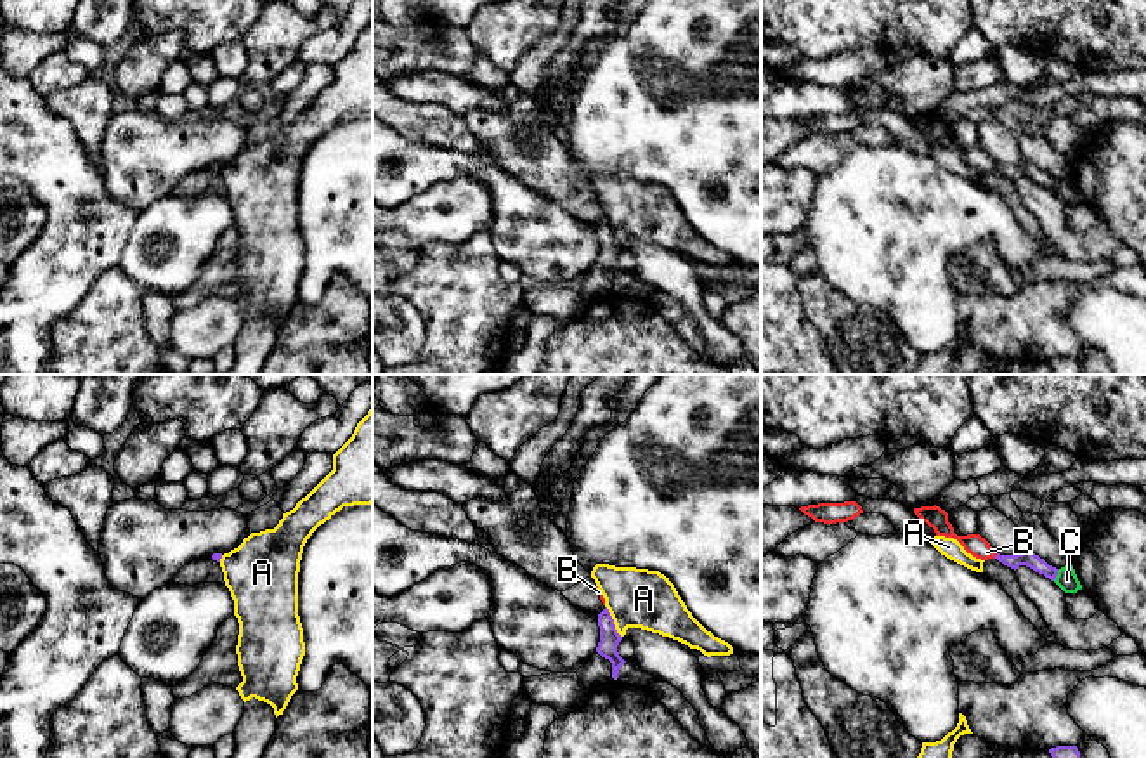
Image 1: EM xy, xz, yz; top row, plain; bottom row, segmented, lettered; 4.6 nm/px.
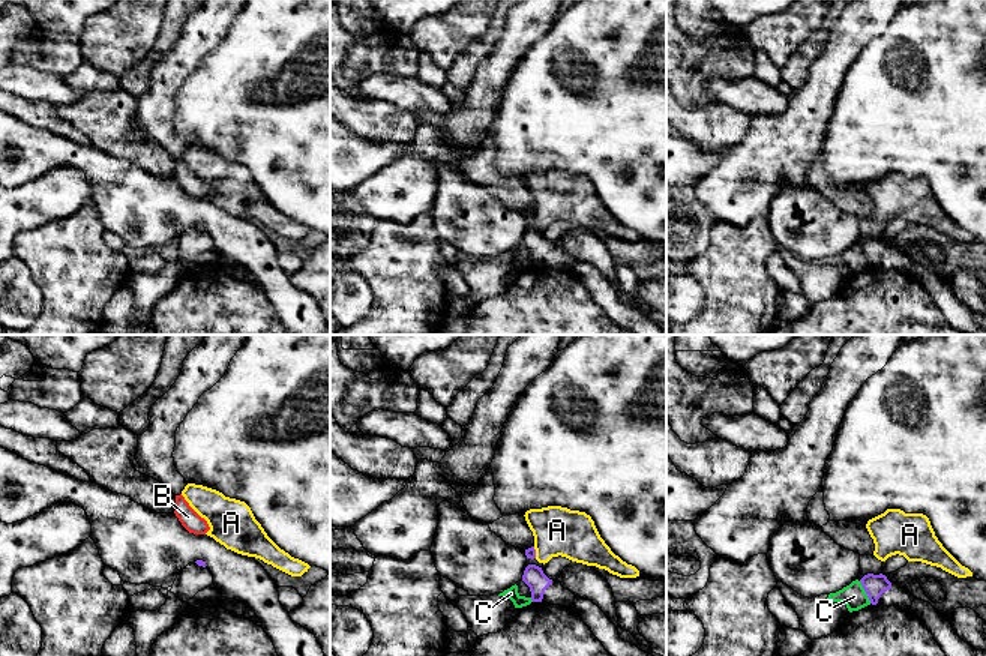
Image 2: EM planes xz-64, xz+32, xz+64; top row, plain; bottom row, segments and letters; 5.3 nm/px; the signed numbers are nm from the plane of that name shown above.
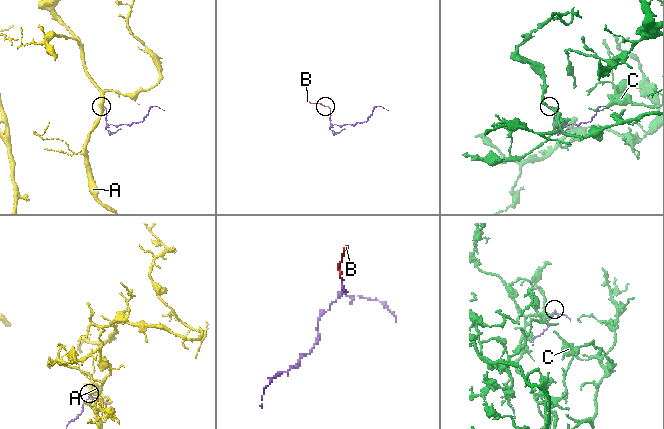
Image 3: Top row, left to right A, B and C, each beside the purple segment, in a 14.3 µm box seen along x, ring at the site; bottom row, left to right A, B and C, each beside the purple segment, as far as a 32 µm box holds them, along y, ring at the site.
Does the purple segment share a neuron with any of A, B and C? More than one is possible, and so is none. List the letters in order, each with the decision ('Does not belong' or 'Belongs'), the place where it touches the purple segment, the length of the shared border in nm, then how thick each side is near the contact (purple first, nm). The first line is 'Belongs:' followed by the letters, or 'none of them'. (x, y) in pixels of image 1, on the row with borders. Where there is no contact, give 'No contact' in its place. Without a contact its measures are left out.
Belongs: B
A: Does not belong. Touches purple at xz (612, 621). Shared border 170 nm. Thickness 100 nm (purple) against 280 nm
B: Belongs. Touches purple at yz (996, 555). Shared border 30 nm. Thickness 80 nm (purple) against 100 nm
C: Does not belong. Touches purple at yz (1056, 575). Shared border 70 nm. Thickness 80 nm (purple) against 100 nm

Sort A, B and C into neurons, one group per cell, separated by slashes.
A / B / C

